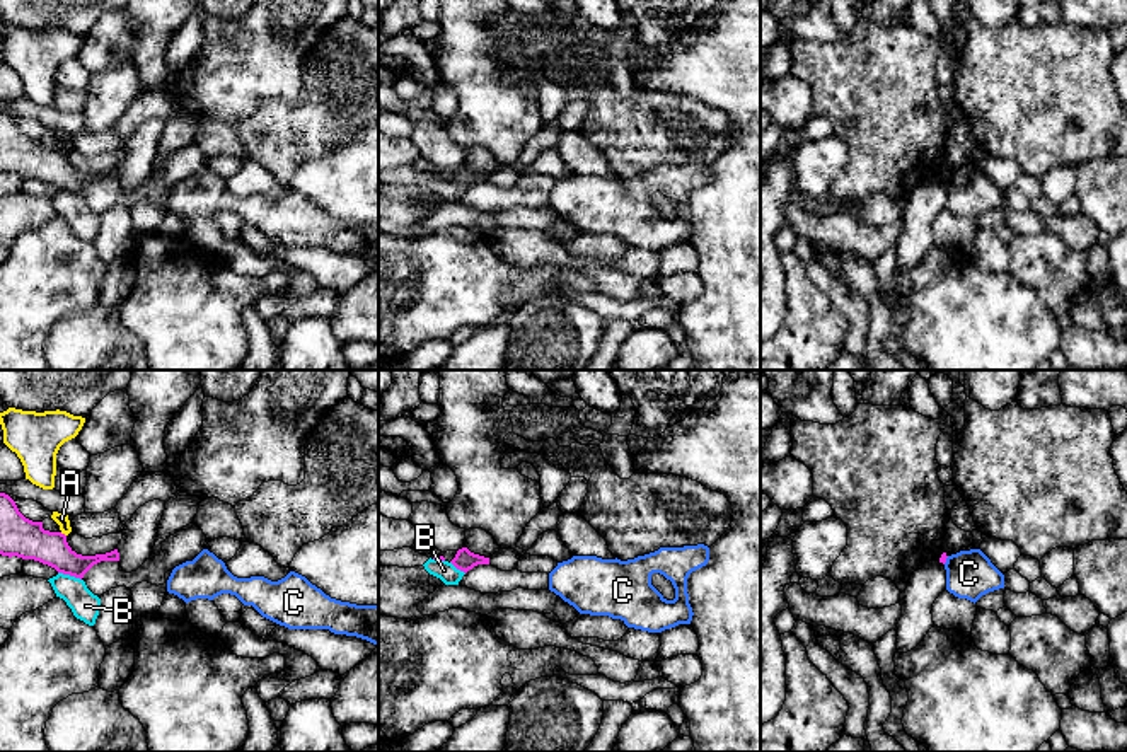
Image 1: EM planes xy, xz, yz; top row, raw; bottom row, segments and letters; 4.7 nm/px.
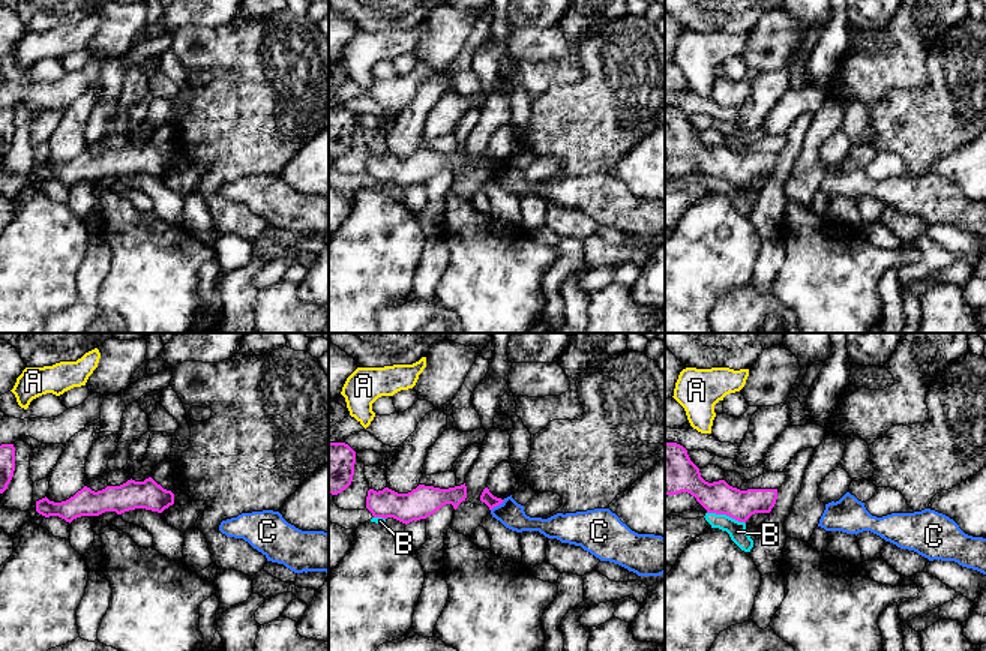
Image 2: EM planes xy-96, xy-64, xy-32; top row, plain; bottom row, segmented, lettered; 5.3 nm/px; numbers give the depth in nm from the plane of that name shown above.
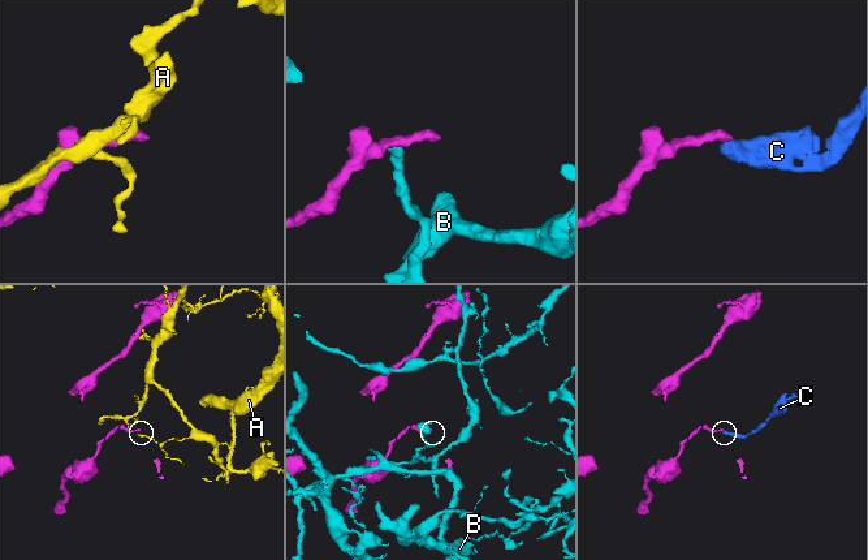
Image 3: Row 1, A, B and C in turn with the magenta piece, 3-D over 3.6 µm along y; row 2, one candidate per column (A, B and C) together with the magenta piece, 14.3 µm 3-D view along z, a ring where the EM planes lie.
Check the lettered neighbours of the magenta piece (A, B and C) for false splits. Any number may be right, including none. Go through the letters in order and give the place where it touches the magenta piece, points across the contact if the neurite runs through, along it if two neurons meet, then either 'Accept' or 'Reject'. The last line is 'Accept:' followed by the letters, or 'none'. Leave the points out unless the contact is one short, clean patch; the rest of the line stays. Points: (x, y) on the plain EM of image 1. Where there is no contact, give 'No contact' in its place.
A: Touches magenta at xy (63, 152). Boundary: xy (60, 150), (65, 154). Reject
B: Touches magenta at xy (70, 193). Boundary: xy (58, 190), (80, 198). Reject
C: Touches magenta at yz (945, 178). Boundary: yz (948, 174), (943, 181). Reject
Accept: none

